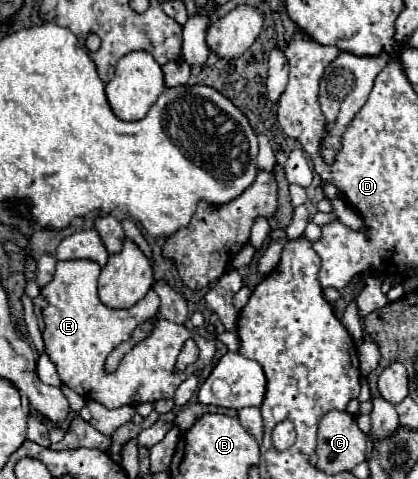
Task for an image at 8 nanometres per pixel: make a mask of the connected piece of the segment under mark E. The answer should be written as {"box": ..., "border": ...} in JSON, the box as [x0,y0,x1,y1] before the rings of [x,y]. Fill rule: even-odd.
{"box":[40,259,216,407],"border":[[[76,259],[76,261],[58,261],[56,265],[56,273],[54,273],[54,279],[40,291],[46,301],[48,301],[48,307],[42,309],[42,315],[44,315],[44,331],[42,331],[42,337],[44,337],[44,345],[46,345],[46,351],[50,355],[50,359],[56,363],[56,369],[58,369],[58,375],[62,379],[62,383],[70,389],[74,389],[78,395],[82,395],[86,401],[98,401],[102,403],[104,407],[122,407],[122,405],[138,405],[142,401],[150,401],[150,403],[156,403],[160,399],[172,399],[178,385],[188,377],[192,375],[194,371],[206,367],[212,363],[212,357],[216,353],[216,341],[214,339],[204,339],[200,337],[198,333],[192,333],[188,331],[184,325],[178,325],[174,321],[158,321],[152,335],[148,339],[144,339],[142,343],[138,343],[130,353],[126,353],[118,365],[118,369],[114,373],[106,373],[104,369],[104,363],[106,357],[122,343],[122,341],[128,341],[132,331],[136,329],[136,325],[144,323],[146,319],[154,317],[158,313],[158,307],[160,307],[160,301],[158,301],[158,295],[150,289],[150,293],[138,301],[138,305],[134,305],[132,309],[110,309],[106,305],[100,303],[98,299],[98,293],[96,293],[96,279],[98,279],[98,273],[100,273],[100,265],[94,263],[94,261],[86,261],[86,259]],[[188,339],[194,339],[194,343],[198,345],[198,359],[196,363],[188,365],[184,371],[176,371],[176,361],[178,361],[178,355],[184,347],[184,343]]]}

